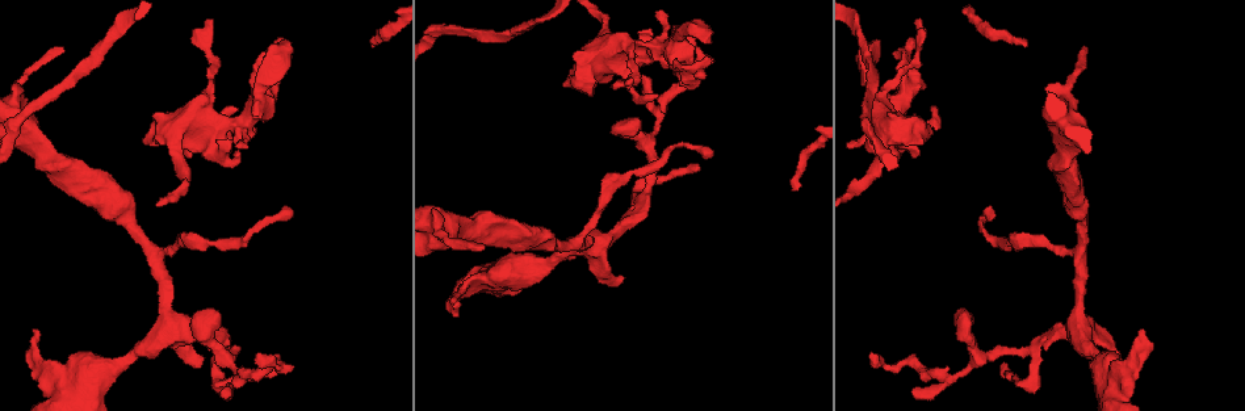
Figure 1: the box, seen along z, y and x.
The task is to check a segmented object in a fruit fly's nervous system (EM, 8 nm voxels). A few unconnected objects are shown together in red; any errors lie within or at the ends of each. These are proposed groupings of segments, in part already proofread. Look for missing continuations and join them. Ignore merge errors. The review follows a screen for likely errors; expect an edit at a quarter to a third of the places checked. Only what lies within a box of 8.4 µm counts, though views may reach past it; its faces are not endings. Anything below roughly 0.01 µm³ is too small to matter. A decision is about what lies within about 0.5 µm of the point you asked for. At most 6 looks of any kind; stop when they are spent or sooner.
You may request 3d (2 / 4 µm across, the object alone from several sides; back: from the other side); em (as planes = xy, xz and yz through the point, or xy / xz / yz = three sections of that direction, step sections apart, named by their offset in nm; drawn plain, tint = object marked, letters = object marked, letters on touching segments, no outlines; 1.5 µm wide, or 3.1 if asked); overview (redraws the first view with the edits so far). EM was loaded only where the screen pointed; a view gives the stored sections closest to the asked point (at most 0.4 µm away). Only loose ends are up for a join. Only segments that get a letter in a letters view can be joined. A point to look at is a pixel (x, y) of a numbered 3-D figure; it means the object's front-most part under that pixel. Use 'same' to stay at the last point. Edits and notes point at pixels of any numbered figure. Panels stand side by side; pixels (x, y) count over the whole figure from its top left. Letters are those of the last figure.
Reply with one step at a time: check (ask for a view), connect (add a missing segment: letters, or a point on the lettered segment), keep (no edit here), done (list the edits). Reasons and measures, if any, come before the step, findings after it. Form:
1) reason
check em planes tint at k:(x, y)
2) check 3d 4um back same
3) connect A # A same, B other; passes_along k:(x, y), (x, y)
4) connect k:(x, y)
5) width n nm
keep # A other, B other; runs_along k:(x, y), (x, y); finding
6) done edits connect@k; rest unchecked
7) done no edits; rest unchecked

check 3d 4um at 1:(218, 311)

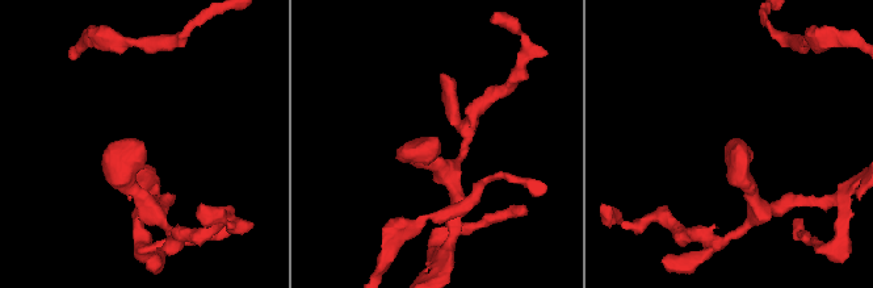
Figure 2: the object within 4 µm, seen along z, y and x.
check em planes tint at 2:(142, 147)

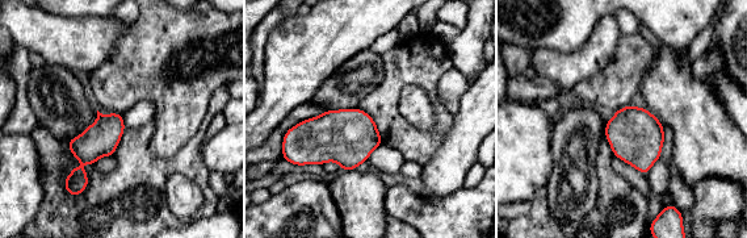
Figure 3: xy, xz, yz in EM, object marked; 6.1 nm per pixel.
what lies round it
check em planes letters same

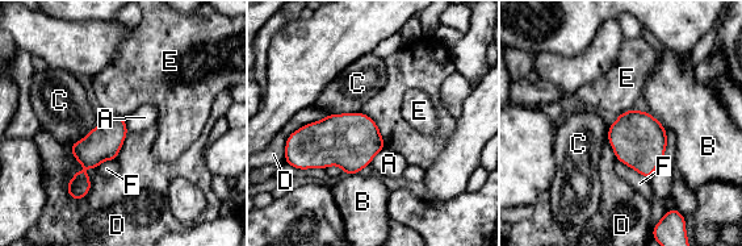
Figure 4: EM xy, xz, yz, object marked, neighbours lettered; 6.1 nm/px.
keep # A other, B other, C other, D other, E other, F other; border 4:(384, 147), (369, 165); none of them fits

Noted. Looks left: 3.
thick end
check em yz step 4 letters at 1:(928, 133)

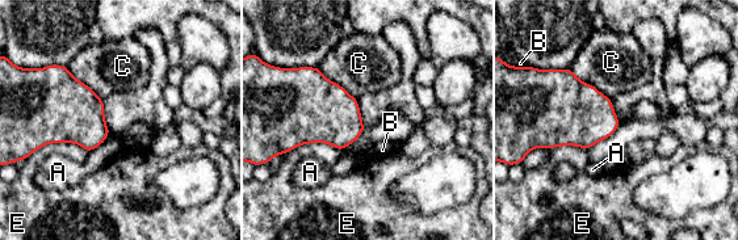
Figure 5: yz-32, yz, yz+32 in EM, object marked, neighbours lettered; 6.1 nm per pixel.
check em planes letters same

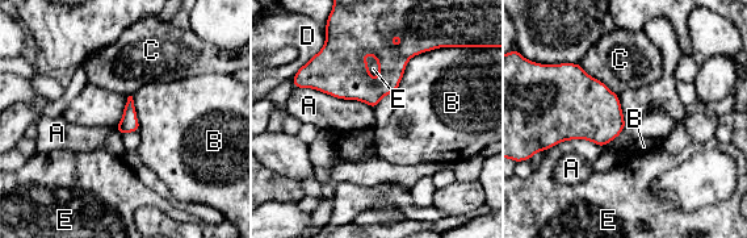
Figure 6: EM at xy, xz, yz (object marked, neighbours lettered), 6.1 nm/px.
keep # A other, B other, C other, D other, E other; border 6:(294, 87), (357, 99), (374, 108); none of them fits

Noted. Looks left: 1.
thin end
check em planes letters at 1:(1082, 50)

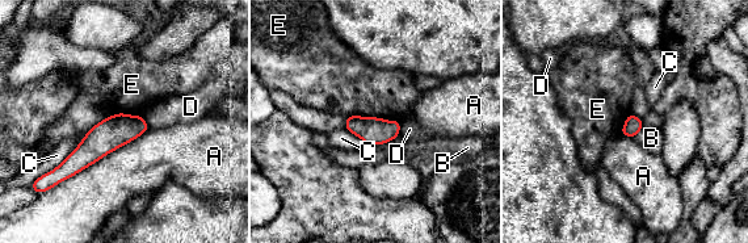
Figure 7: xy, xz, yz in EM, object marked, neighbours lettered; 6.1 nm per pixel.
keep # A other, B other, C other, D other, E other; no lettered segment goes on from it

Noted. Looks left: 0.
done no edits; rest unchecked

